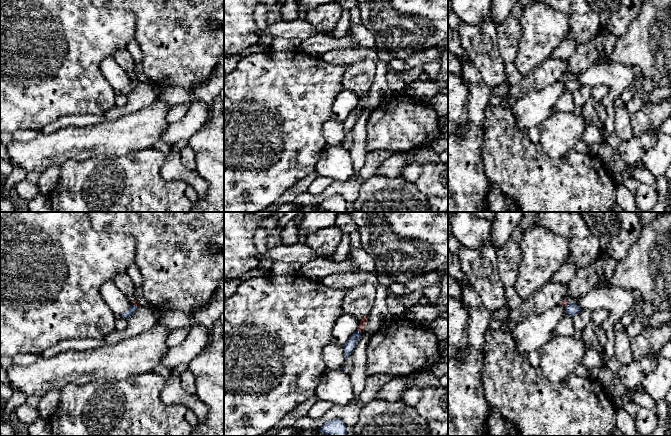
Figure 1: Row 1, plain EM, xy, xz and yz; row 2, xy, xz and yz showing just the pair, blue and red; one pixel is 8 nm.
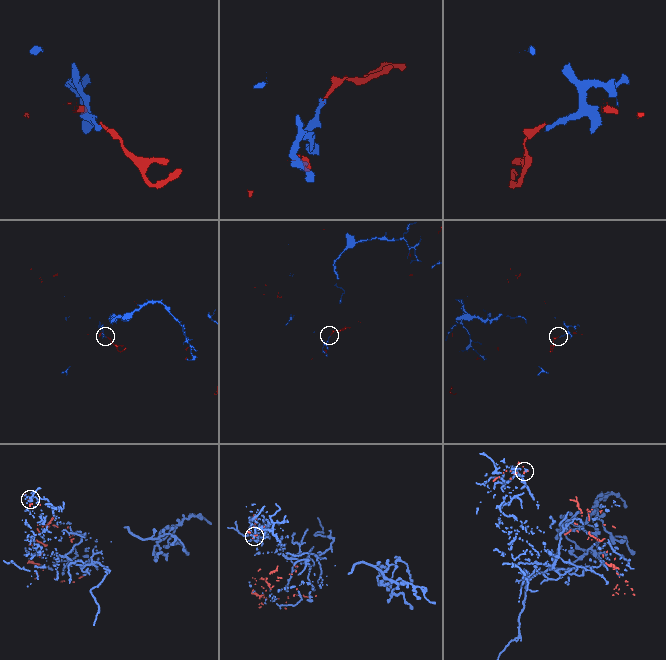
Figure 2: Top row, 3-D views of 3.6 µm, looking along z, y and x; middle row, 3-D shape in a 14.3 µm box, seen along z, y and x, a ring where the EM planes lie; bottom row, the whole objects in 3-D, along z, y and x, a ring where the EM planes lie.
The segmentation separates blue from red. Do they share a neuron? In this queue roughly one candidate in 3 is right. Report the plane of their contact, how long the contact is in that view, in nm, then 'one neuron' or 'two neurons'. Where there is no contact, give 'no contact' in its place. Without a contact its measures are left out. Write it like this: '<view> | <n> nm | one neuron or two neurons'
xz | 40 nm | two neurons

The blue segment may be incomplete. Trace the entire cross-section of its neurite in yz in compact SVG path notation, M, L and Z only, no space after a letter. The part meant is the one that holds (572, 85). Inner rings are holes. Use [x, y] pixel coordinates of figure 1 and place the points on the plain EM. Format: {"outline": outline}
{"outline": "M570 79L565 83L566 90L570 91L572 94L579 90L582 85L576 79Z"}

